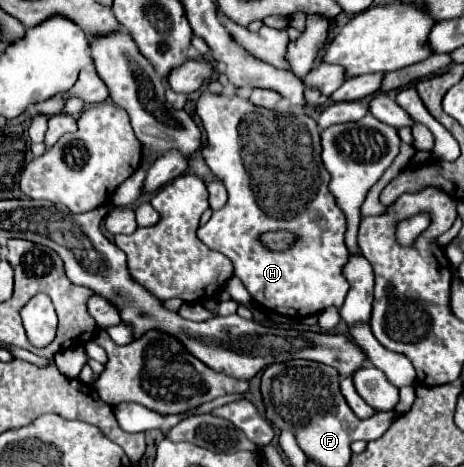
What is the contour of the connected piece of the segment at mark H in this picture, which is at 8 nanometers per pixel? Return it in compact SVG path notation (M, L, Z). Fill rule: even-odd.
M203 92L197 100L197 116L207 132L207 144L201 154L211 172L221 178L229 192L229 200L221 210L215 210L211 220L197 230L201 242L211 250L217 250L231 258L235 276L247 286L257 304L269 312L281 314L281 310L293 312L293 316L305 318L319 314L329 306L343 306L349 292L349 284L343 276L343 266L349 260L345 246L347 218L335 204L335 196L329 190L329 172L321 162L321 138L317 122L307 114L283 116L273 110L255 108L241 94L211 94ZM269 230L291 230L299 234L297 246L285 252L271 252L259 244L259 234Z

